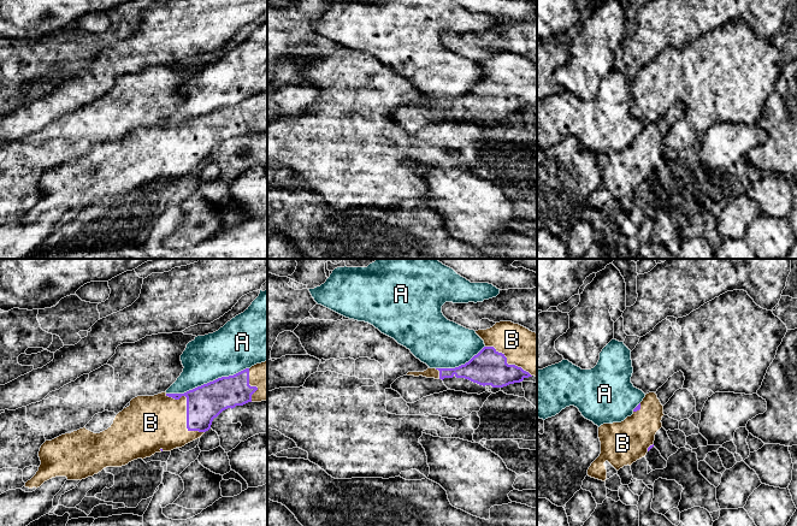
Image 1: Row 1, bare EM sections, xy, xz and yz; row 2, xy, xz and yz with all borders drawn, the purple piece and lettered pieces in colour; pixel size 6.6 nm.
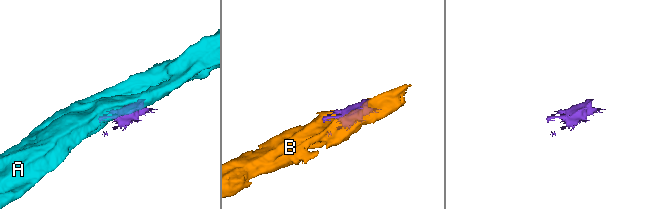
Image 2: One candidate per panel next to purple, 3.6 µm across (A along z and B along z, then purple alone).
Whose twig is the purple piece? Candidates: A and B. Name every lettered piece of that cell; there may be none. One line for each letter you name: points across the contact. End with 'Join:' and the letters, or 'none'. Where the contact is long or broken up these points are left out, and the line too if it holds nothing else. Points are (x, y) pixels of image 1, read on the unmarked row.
Join: B

